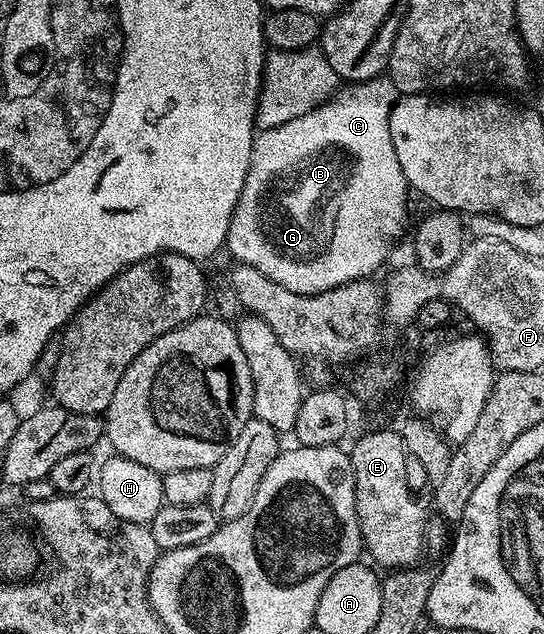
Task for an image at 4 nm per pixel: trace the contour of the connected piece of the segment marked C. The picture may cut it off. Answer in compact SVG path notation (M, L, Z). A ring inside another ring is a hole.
M388 78L367 80L363 84L349 82L310 113L292 118L278 128L258 131L253 137L249 167L253 174L247 174L253 178L253 188L263 186L265 179L274 173L286 175L290 164L295 164L301 160L301 156L307 156L325 144L345 144L346 148L353 148L353 152L357 152L357 172L354 172L355 182L341 200L332 251L321 256L321 260L313 260L313 264L293 264L293 260L281 260L277 252L269 252L269 244L265 244L265 240L261 240L261 232L257 232L257 196L243 194L239 196L229 227L227 252L234 256L233 260L254 267L260 274L265 274L267 278L299 295L318 295L355 280L355 270L359 270L355 264L359 264L357 254L361 252L359 246L363 240L363 220L369 220L369 212L377 212L379 200L383 200L383 196L407 196L405 175L397 166L395 142L391 142L389 125L391 110L398 96L397 89ZM353 230L359 234L353 236Z

